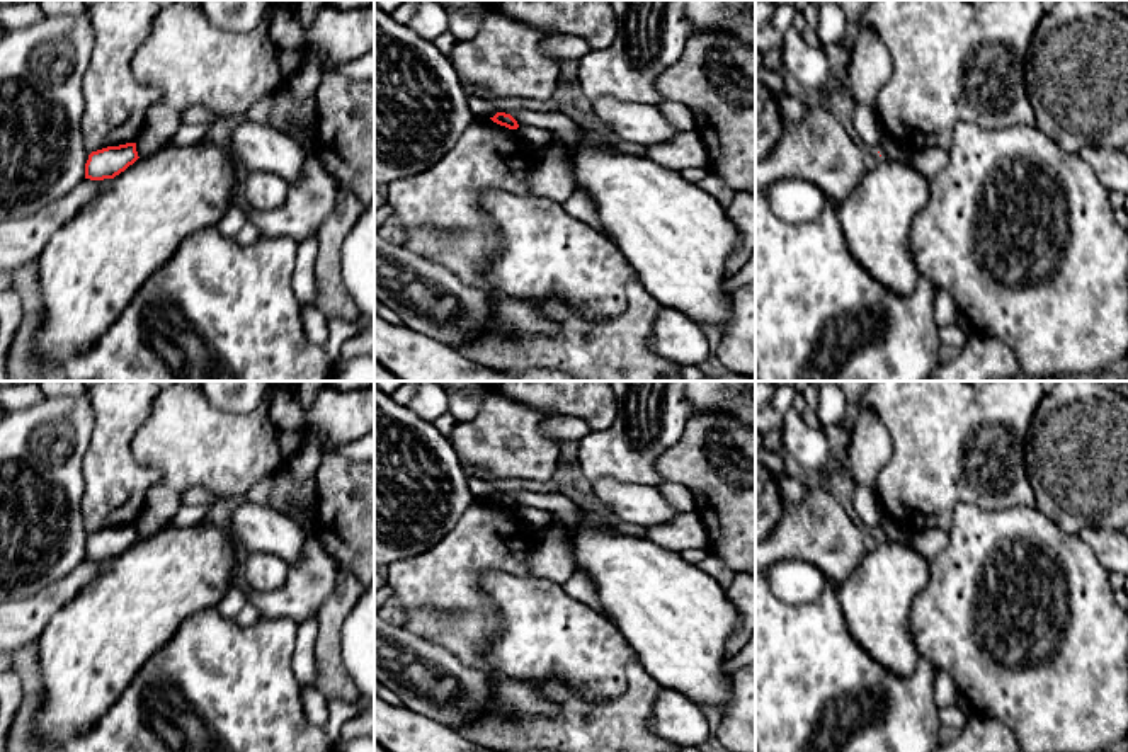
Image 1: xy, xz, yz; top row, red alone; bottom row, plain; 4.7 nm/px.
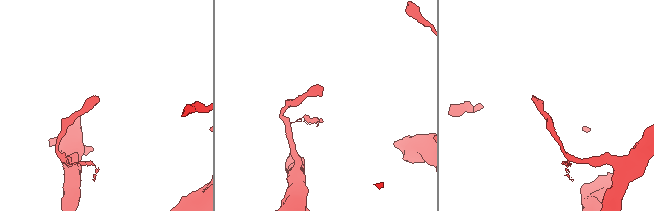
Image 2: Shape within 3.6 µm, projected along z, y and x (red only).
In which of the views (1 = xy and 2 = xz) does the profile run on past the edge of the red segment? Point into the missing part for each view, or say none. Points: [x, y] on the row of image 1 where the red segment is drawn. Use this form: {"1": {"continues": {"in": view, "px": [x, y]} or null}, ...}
{"1": {"continues": null}, "2": {"continues": null}}

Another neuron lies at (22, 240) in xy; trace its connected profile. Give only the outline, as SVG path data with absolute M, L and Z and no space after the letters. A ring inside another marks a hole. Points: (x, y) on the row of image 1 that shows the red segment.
M83 179L75 189L27 218L0 223L0 272L20 269L37 260L51 236L97 196L112 179Z

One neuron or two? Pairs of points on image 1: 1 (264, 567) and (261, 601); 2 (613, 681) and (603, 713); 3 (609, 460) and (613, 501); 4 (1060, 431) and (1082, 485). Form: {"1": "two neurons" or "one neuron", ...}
{"1": "two neurons", "2": "two neurons", "3": "two neurons", "4": "one neuron"}

